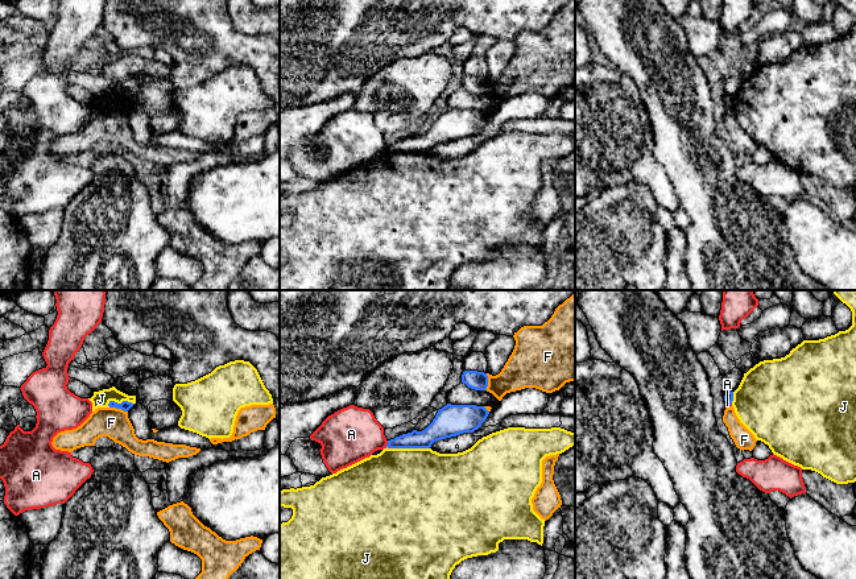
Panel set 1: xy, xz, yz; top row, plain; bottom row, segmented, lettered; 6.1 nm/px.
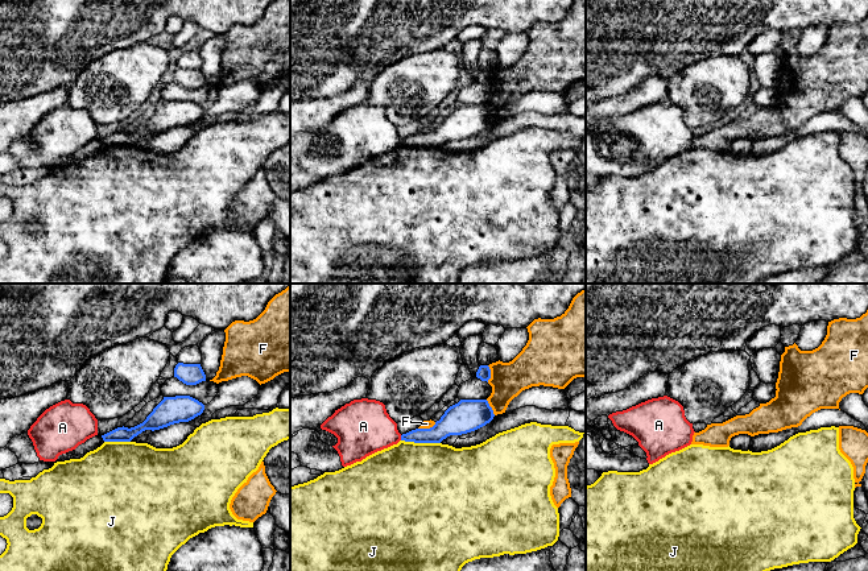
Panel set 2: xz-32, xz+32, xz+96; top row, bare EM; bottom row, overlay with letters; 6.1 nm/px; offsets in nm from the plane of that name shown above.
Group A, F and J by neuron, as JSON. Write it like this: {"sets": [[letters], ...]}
{"sets": [["A"], ["F"], ["J"]]}

